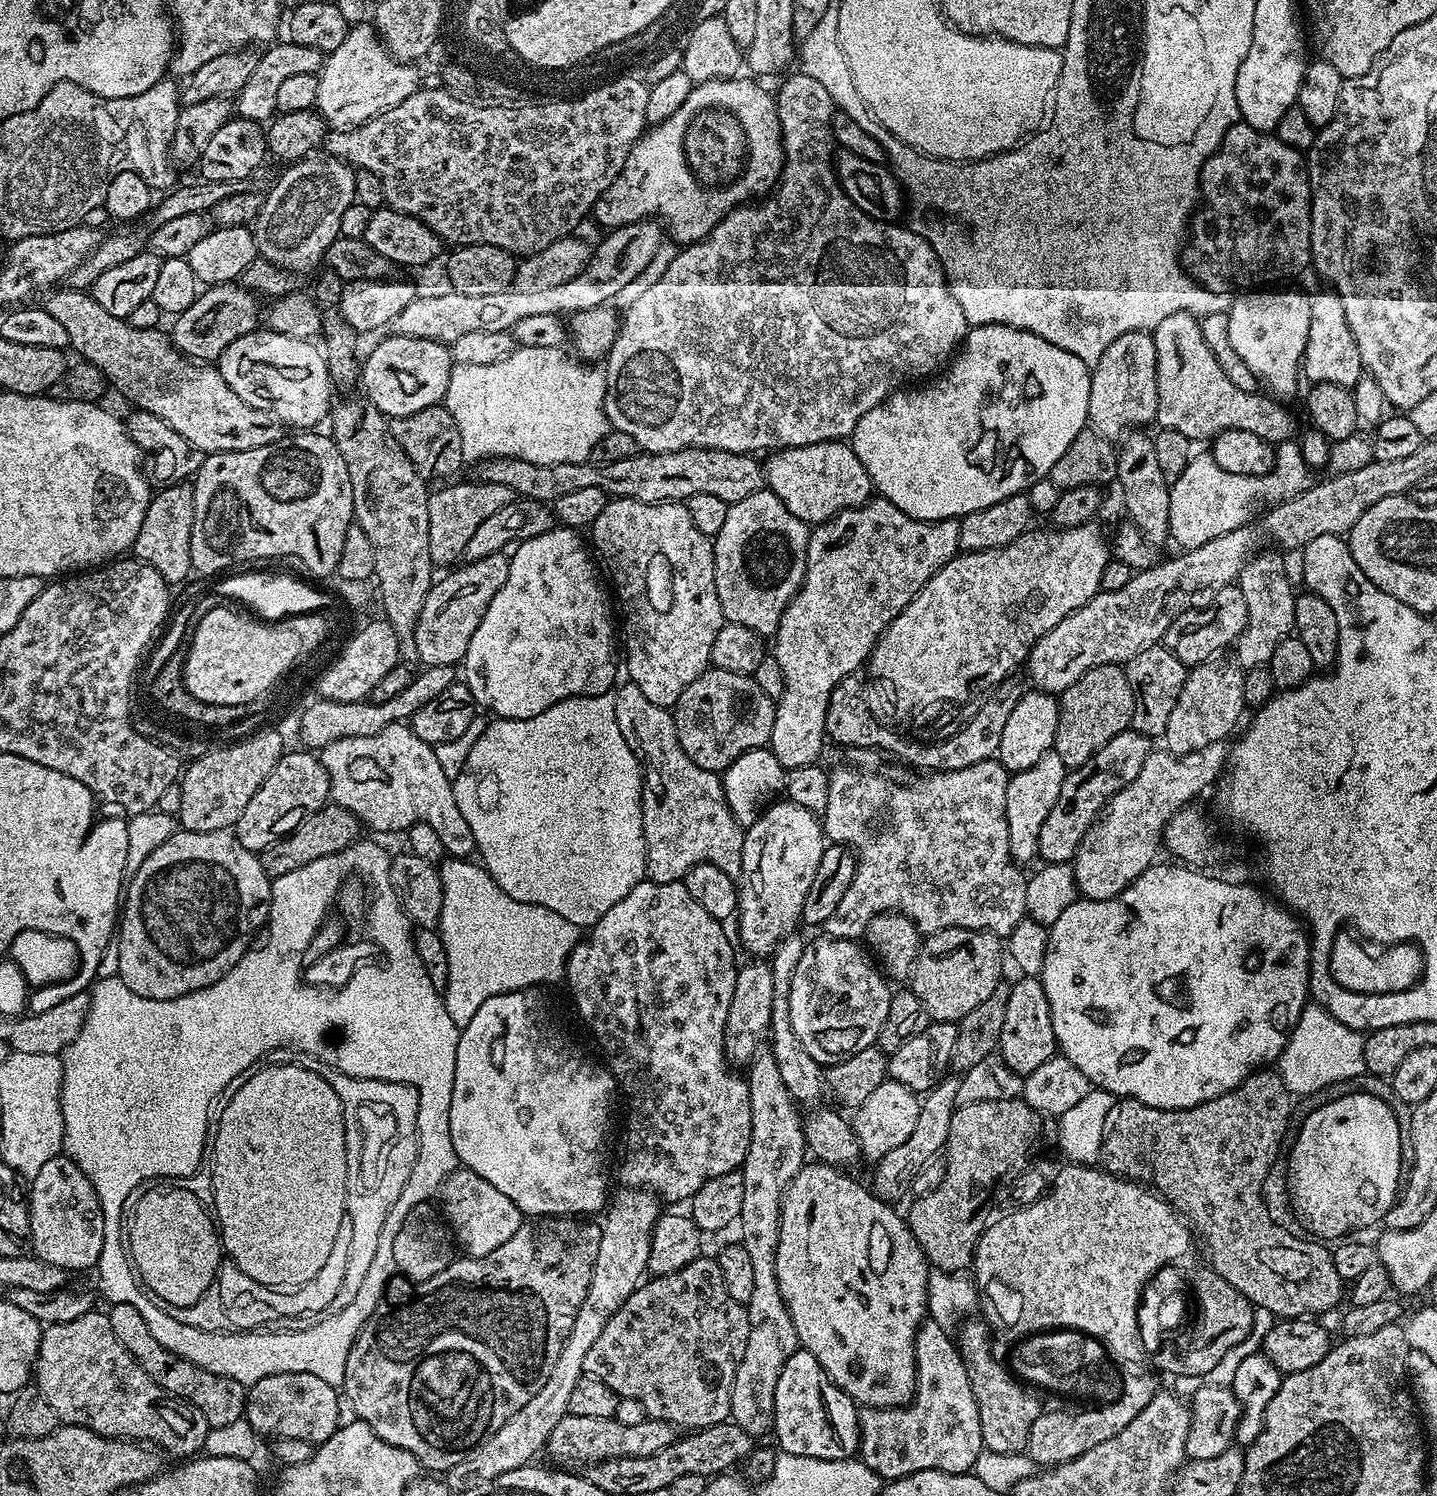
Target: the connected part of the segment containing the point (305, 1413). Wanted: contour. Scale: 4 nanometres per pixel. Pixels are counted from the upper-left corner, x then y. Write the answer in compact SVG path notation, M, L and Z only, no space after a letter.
M287 1372L286 1374L270 1374L258 1382L254 1382L247 1389L244 1397L243 1419L250 1422L250 1426L261 1438L282 1437L299 1438L301 1442L310 1442L313 1446L325 1444L332 1437L339 1422L338 1400L340 1392L330 1382L322 1382L315 1374L301 1372Z

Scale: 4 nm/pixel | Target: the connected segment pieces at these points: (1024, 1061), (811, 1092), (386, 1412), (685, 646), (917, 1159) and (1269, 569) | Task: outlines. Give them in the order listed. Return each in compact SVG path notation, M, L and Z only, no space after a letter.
M1024 975L1012 984L1010 1002L1006 1002L1006 1018L1002 1022L1002 1034L998 1045L998 1054L1019 1076L1025 1077L1042 1062L1057 1055L1058 1045L1054 1034L1054 1022L1050 1018L1050 1002L1042 982L1035 976Z
M789 934L785 940L776 945L776 950L770 957L774 974L770 1051L775 1061L778 1062L778 1070L782 1073L782 1082L786 1086L786 1090L790 1090L793 1100L801 1105L812 1104L815 1100L826 1096L825 1069L817 1060L810 1058L810 1054L806 1054L806 1046L802 1046L798 1034L794 1034L794 1026L790 1022L790 982L794 978L794 970L798 970L798 962L802 958L805 947L806 940L803 940L800 934Z
M546 1216L533 1219L531 1222L521 1223L520 1229L514 1234L514 1238L509 1238L507 1242L502 1242L502 1246L498 1246L498 1250L493 1250L491 1254L486 1254L485 1256L465 1255L463 1257L464 1260L460 1260L460 1258L453 1259L452 1264L446 1266L446 1270L442 1270L442 1274L434 1274L434 1278L415 1281L414 1288L416 1288L416 1293L413 1296L406 1297L397 1308L384 1306L376 1311L362 1326L354 1346L350 1346L350 1358L346 1358L346 1374L344 1375L342 1392L351 1399L356 1411L356 1419L361 1420L363 1424L370 1425L374 1430L374 1434L378 1434L378 1438L382 1438L382 1442L390 1442L390 1446L398 1446L402 1450L410 1450L410 1454L414 1454L414 1458L418 1458L421 1469L427 1470L432 1474L447 1473L450 1458L455 1457L457 1454L469 1452L471 1448L478 1446L478 1442L482 1442L487 1436L494 1434L494 1430L506 1426L506 1422L510 1422L511 1416L518 1414L518 1410L522 1410L522 1406L526 1406L526 1402L530 1402L530 1398L534 1398L534 1394L538 1394L538 1390L542 1390L542 1385L546 1383L546 1378L550 1378L550 1370L554 1370L554 1362L558 1362L558 1354L562 1354L562 1346L570 1334L570 1326L574 1326L576 1312L582 1306L582 1298L586 1298L586 1290L590 1286L590 1274L594 1270L594 1258L598 1258L598 1242L600 1241L600 1224L596 1222L591 1224L588 1220L591 1219L570 1216Z
M612 498L612 499L609 499L609 502L608 502L608 505L606 505L606 506L605 506L605 507L604 507L604 509L603 509L603 510L602 510L602 514L598 514L598 518L597 518L597 519L596 519L596 521L595 521L595 522L594 522L594 523L592 523L592 524L591 524L591 526L590 526L590 533L591 533L591 532L592 532L592 540L591 540L591 536L590 536L590 544L591 544L591 547L592 547L592 548L593 548L593 549L594 549L594 552L595 552L595 555L596 555L596 556L597 556L597 557L599 557L599 559L600 559L600 560L601 560L601 561L602 561L602 564L603 564L603 560L602 560L602 559L604 559L604 564L605 564L605 565L604 565L604 564L603 564L603 567L604 567L604 568L605 568L605 569L606 569L606 572L607 572L607 568L606 568L606 567L608 567L608 572L609 572L609 574L610 574L610 575L612 575L612 584L613 584L613 586L614 586L614 587L616 587L616 596L617 596L617 597L616 597L616 596L615 596L615 599L616 599L616 600L617 600L617 601L618 601L618 612L619 612L619 615L620 615L620 612L621 612L621 614L622 614L622 615L624 615L624 624L623 624L623 620L622 620L622 664L623 664L623 667L624 667L624 664L625 664L625 666L626 666L626 667L628 667L628 676L627 676L627 679L628 679L628 680L629 680L629 681L631 681L631 683L634 683L634 684L636 684L636 685L637 685L637 686L638 686L638 690L642 690L642 694L646 694L646 698L650 698L650 702L654 702L654 706L662 706L662 707L663 707L663 708L666 708L666 709L669 709L669 710L672 710L672 709L675 709L675 707L676 707L676 703L677 703L677 702L678 702L678 698L682 698L682 690L686 690L686 686L690 686L690 682L694 682L694 678L698 678L698 677L699 677L699 676L700 676L700 675L701 675L701 674L703 674L703 673L704 673L704 671L706 671L706 669L708 669L708 667L710 667L710 665L711 665L711 663L712 663L712 659L711 659L711 658L710 658L710 650L714 650L714 638L718 638L718 630L722 630L722 626L723 626L723 625L724 625L724 624L725 624L725 623L726 623L726 621L725 621L725 618L724 618L724 615L723 615L723 614L722 614L722 606L721 606L721 605L720 605L720 603L719 603L719 602L718 602L718 590L717 590L717 589L716 589L716 587L715 587L715 586L714 586L714 550L713 550L713 549L712 549L712 540L711 540L711 539L710 539L710 538L709 538L709 536L707 536L707 535L706 535L706 534L702 534L702 530L698 530L698 526L694 526L694 522L693 522L693 521L692 521L692 519L691 519L691 518L690 518L690 510L689 510L689 509L688 509L688 506L687 506L687 503L684 503L684 502L669 502L669 503L666 503L666 504L647 504L647 503L646 503L646 502L638 502L638 501L637 501L637 500L622 500L622 499L619 499L619 498Z
M945 1078L936 1087L921 1099L920 1109L918 1110L918 1122L914 1125L914 1134L902 1142L902 1146L897 1146L895 1150L890 1150L880 1160L875 1161L874 1168L876 1173L872 1176L870 1187L881 1200L885 1202L897 1202L912 1188L912 1183L916 1180L916 1175L931 1162L935 1156L939 1157L944 1151L944 1144L950 1134L950 1118L954 1118L958 1107L959 1079Z
M1274 550L1257 553L1243 568L1238 581L1247 608L1247 626L1234 648L1234 656L1241 668L1265 667L1272 660L1274 650L1280 641L1291 635L1295 629L1293 622L1295 591L1286 576L1281 553Z

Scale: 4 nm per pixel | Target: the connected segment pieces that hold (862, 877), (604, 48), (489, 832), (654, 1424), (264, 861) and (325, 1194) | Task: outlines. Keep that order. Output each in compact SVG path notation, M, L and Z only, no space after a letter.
M993 758L974 762L966 770L933 771L917 784L891 784L879 771L855 766L832 768L830 798L822 814L825 837L832 844L851 846L857 859L856 873L842 894L842 902L822 925L836 940L859 941L867 933L874 917L884 912L909 916L921 933L931 934L943 928L984 929L1007 938L1026 916L1025 873L1012 868L1010 834L1006 826L1006 786L1010 773Z
M608 41L608 44L600 44L599 48L593 48L591 52L584 53L584 56L577 57L575 61L567 62L537 62L531 60L530 54L522 52L522 56L504 56L500 58L500 74L472 74L472 86L460 86L460 91L457 93L450 92L443 86L437 88L421 87L414 94L410 94L410 98L406 98L406 102L398 102L398 106L394 106L390 110L386 110L382 114L378 114L374 118L370 118L364 124L360 124L356 128L341 128L339 130L332 130L327 133L326 139L322 145L323 151L329 156L337 156L340 160L345 160L347 164L351 164L356 170L370 170L370 174L378 174L378 178L382 182L382 190L384 191L385 205L394 210L398 210L402 214L410 214L414 218L418 218L426 226L430 226L430 230L434 230L434 234L440 236L441 241L452 243L452 246L459 246L461 244L485 244L486 246L498 246L502 250L511 252L517 258L523 258L530 254L538 254L538 250L546 250L546 246L550 246L554 242L558 242L558 238L563 236L571 236L577 231L576 227L583 222L584 219L589 219L593 206L598 202L600 195L611 186L614 178L618 178L618 174L624 169L626 158L630 154L630 150L636 144L637 140L644 135L646 125L649 123L648 115L646 114L646 102L648 101L649 85L643 79L635 80L632 76L620 76L616 73L610 72L602 81L595 82L596 74L594 66L598 66L602 62L602 58L606 53L613 51L617 47L613 41Z
M499 718L491 722L493 724L485 727L478 742L474 742L464 769L452 785L458 808L473 831L483 867L488 869L498 886L510 894L510 898L518 898L518 902L530 902L534 906L546 906L546 910L554 910L554 914L562 914L562 918L581 926L596 924L598 918L614 906L614 902L622 902L622 898L626 898L626 894L630 894L630 890L634 890L634 886L638 886L646 876L646 838L642 826L644 774L640 771L640 760L634 750L630 750L626 738L622 738L618 724L520 724L517 720Z
M566 1415L550 1434L546 1445L547 1455L557 1460L557 1465L584 1464L591 1466L601 1460L617 1460L618 1458L638 1458L646 1454L658 1454L662 1446L670 1446L677 1439L678 1432L673 1425L645 1418L638 1426L625 1426L615 1418L578 1418Z
M329 802L319 812L307 816L289 836L283 836L259 853L260 865L270 878L290 874L293 870L302 870L302 866L310 866L310 862L318 862L318 858L326 858L355 845L359 841L356 839L359 838L360 831L360 819L353 812Z
M291 1062L279 1063L272 1064L269 1068L257 1067L243 1081L245 1084L232 1097L230 1097L231 1095L227 1097L227 1100L229 1099L228 1105L221 1110L220 1121L217 1124L215 1121L214 1139L210 1144L210 1160L212 1156L210 1204L214 1209L214 1220L218 1225L220 1241L227 1259L236 1264L238 1270L248 1276L249 1281L263 1284L265 1287L275 1290L295 1290L314 1278L314 1274L317 1274L325 1265L326 1258L329 1257L330 1250L333 1249L334 1238L337 1237L337 1229L341 1225L341 1217L347 1213L350 1207L346 1190L346 1166L349 1153L346 1150L344 1104L338 1098L331 1082L322 1078L314 1070L306 1070Z

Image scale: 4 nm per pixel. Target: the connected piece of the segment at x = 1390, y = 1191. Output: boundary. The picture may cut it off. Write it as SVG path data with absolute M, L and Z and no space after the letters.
M1348 1092L1337 1100L1328 1100L1305 1118L1288 1156L1288 1192L1297 1218L1308 1231L1305 1233L1329 1242L1335 1241L1339 1232L1352 1234L1355 1228L1368 1228L1383 1221L1402 1187L1400 1155L1405 1155L1406 1144L1400 1141L1400 1132L1402 1136L1402 1120L1400 1124L1395 1110L1382 1097L1368 1092Z

